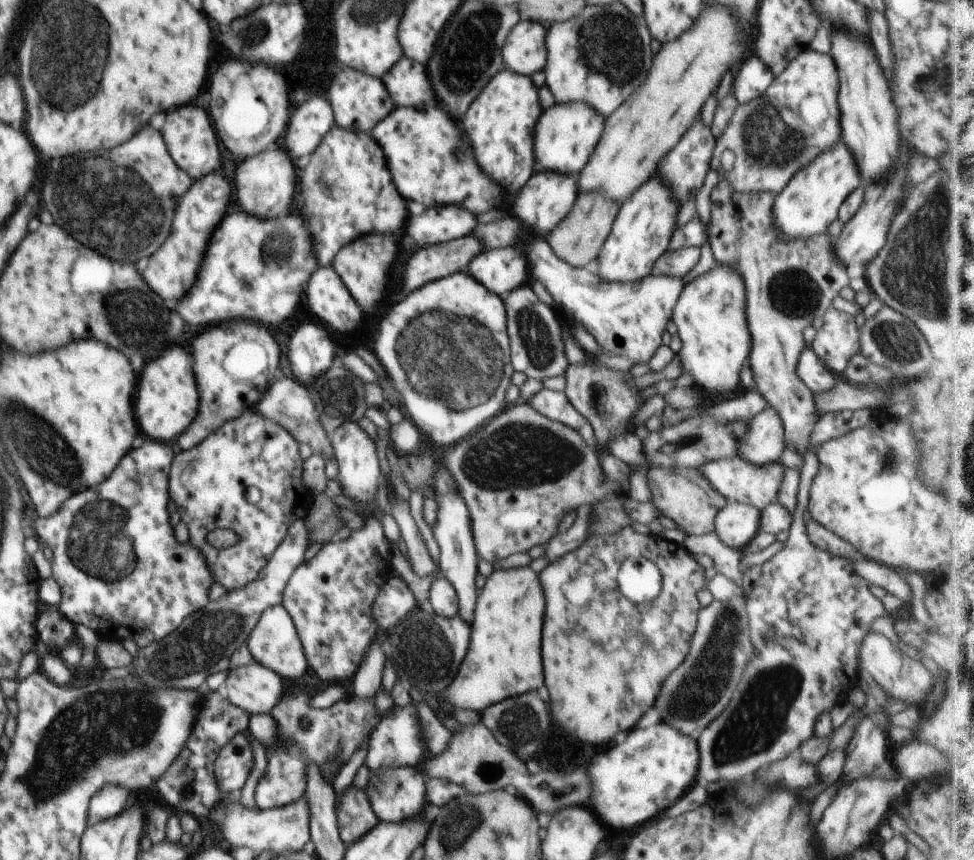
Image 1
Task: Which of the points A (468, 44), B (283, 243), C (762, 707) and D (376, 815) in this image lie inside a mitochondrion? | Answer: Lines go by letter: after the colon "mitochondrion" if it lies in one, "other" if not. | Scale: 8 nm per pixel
A: mitochondrion
B: mitochondrion
C: mitochondrion
D: other

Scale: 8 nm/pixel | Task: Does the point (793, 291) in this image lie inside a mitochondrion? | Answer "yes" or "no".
yes

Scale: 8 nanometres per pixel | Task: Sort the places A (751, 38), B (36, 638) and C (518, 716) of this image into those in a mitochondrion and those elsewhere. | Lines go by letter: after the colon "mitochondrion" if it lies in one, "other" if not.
A: other
B: other
C: mitochondrion

